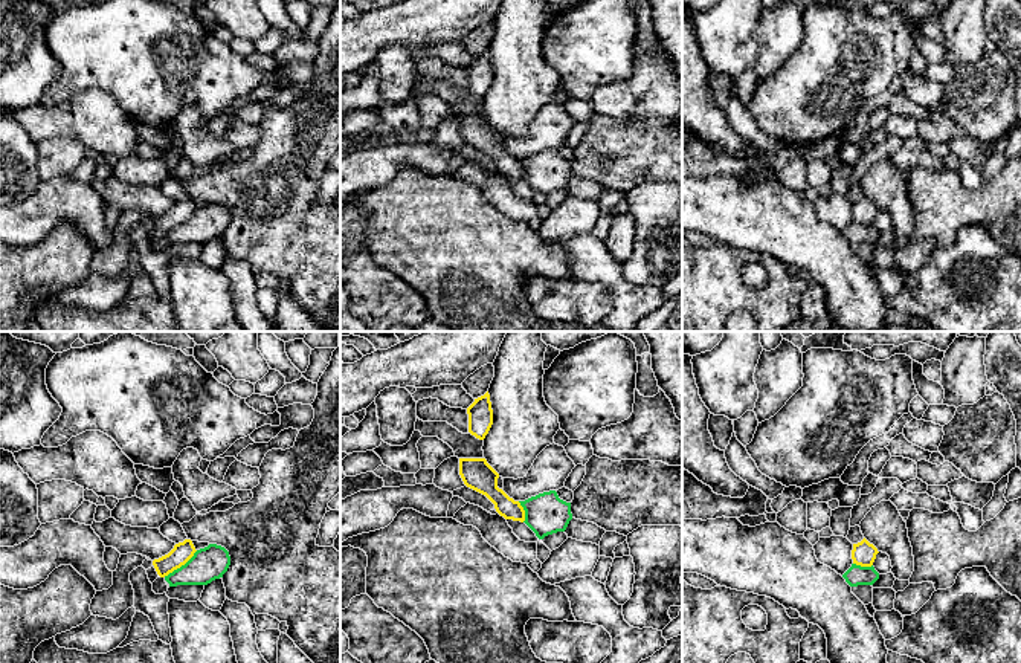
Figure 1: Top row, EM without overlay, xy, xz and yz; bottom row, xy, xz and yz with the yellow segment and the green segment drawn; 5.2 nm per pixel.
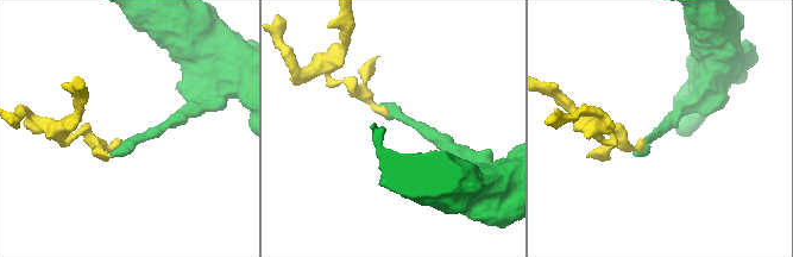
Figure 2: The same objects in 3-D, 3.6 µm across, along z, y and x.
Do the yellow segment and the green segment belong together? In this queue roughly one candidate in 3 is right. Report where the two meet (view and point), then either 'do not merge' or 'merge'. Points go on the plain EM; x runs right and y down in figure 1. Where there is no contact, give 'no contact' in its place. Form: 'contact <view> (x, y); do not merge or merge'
contact xy (180, 223); do not merge

